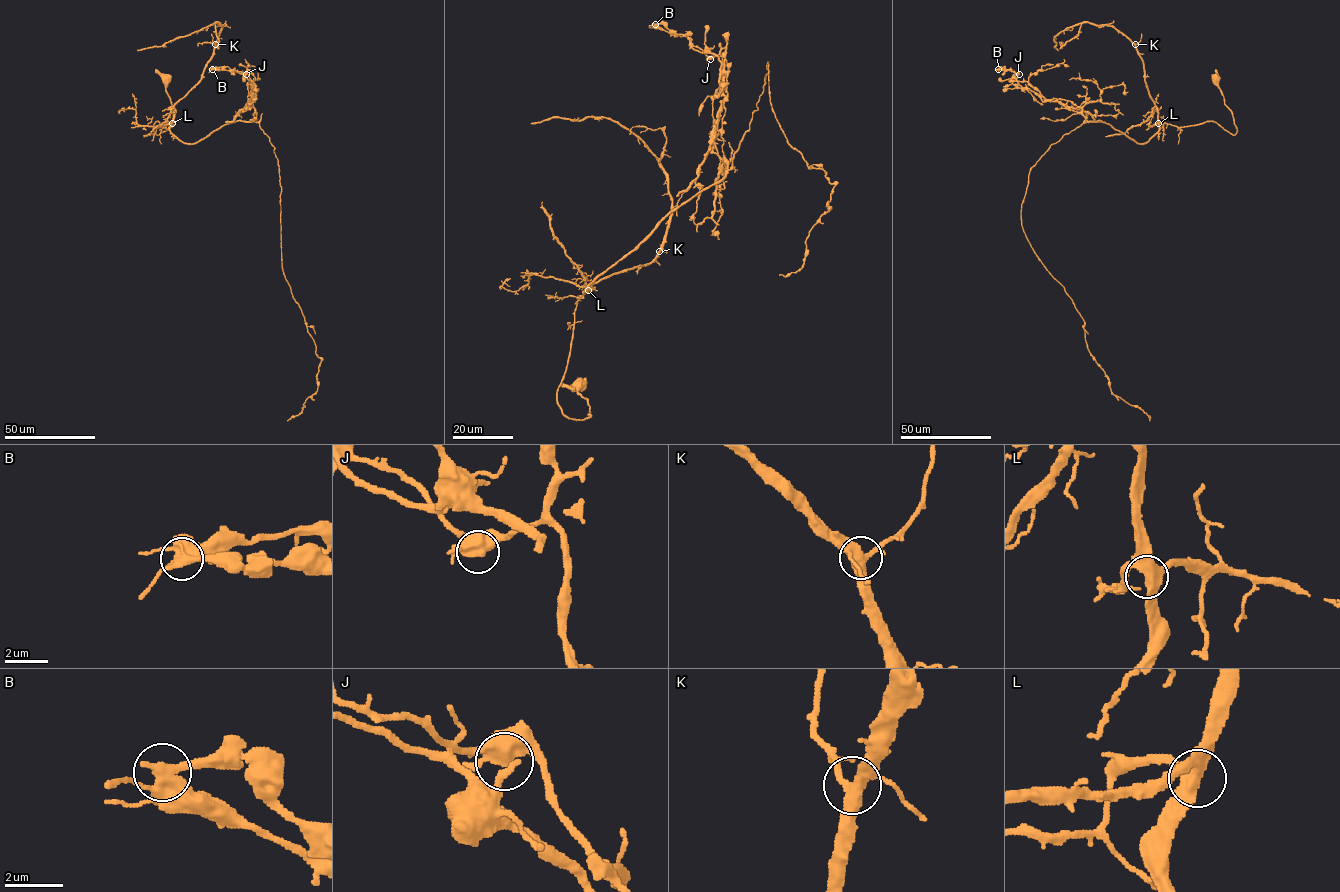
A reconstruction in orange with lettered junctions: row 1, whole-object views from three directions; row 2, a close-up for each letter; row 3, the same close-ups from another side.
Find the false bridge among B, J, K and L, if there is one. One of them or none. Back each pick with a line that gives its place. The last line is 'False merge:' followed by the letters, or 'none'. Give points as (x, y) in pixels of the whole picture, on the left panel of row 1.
B: at (212, 69)
False merge: B

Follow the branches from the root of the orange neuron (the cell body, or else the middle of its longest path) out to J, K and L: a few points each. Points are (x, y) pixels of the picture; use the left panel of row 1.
J: (167, 78), (173, 124), (153, 131), (170, 122), (195, 143), (255, 121), (246, 74)
K: (167, 78), (173, 124), (157, 135), (153, 125), (172, 122), (174, 104), (201, 79), (215, 44)
L: (167, 78), (173, 124), (158, 135), (153, 131), (156, 121), (163, 127), (172, 123)

